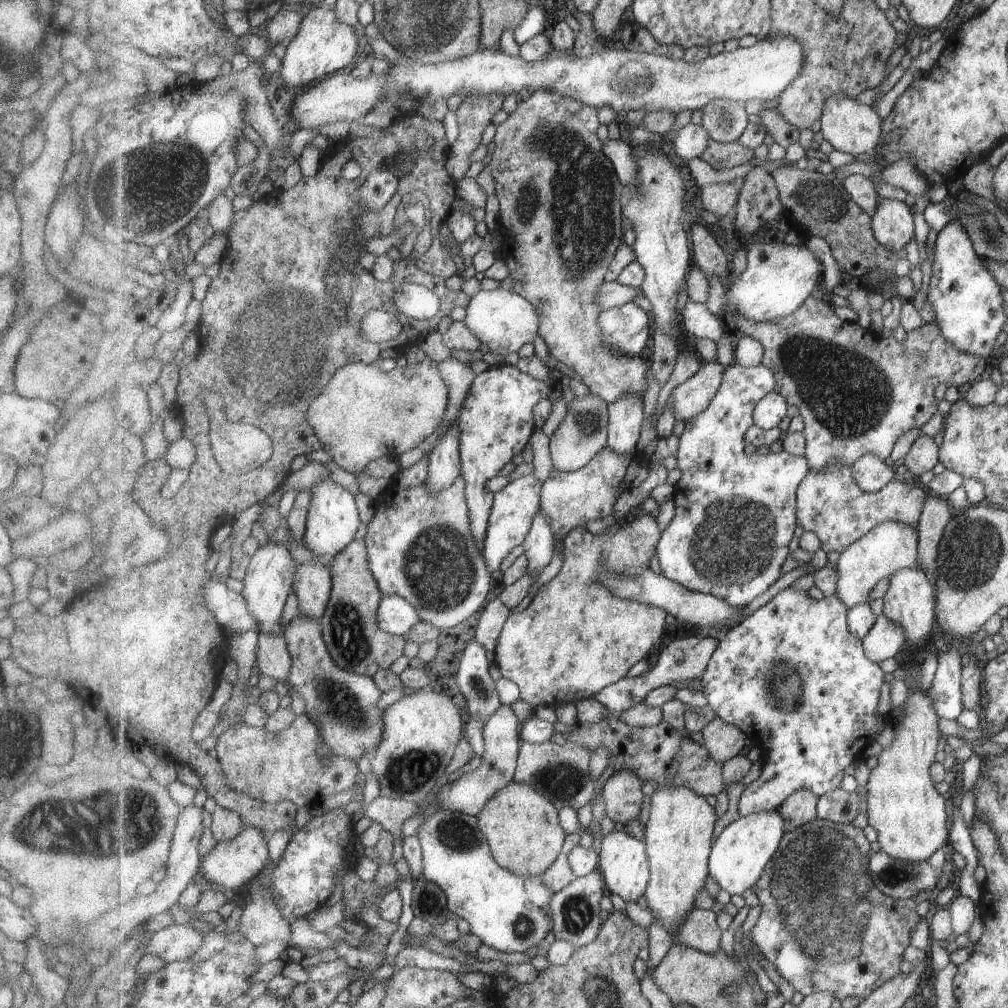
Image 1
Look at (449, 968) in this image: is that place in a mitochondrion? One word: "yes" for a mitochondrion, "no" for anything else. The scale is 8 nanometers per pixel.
no

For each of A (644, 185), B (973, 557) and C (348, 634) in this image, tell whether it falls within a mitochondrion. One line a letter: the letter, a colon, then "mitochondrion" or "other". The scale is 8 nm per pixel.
A: other
B: mitochondrion
C: mitochondrion

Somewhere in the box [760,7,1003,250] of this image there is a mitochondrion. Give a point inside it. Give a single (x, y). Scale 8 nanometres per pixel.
(819, 198)

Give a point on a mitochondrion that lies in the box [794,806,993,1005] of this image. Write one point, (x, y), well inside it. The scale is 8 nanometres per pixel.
(895, 876)

